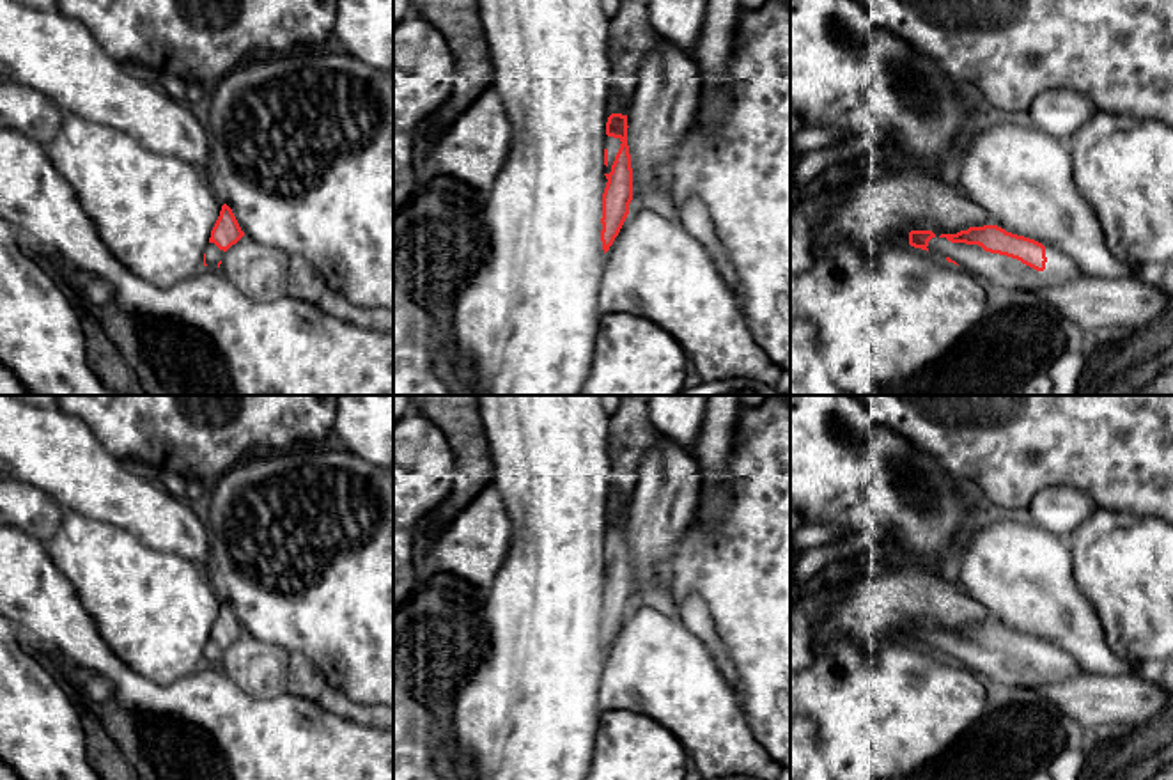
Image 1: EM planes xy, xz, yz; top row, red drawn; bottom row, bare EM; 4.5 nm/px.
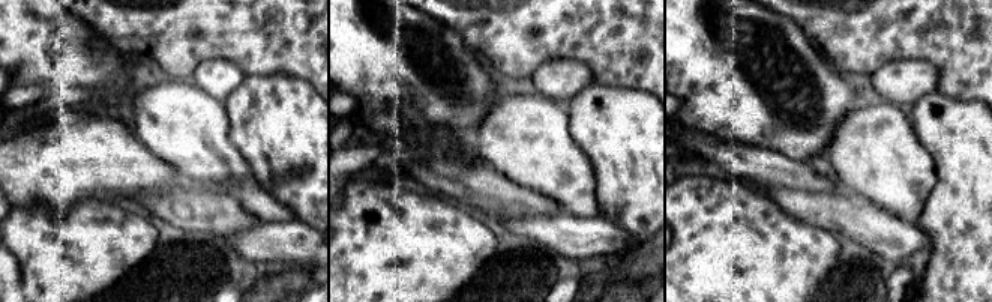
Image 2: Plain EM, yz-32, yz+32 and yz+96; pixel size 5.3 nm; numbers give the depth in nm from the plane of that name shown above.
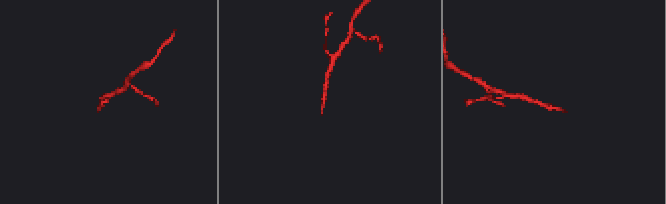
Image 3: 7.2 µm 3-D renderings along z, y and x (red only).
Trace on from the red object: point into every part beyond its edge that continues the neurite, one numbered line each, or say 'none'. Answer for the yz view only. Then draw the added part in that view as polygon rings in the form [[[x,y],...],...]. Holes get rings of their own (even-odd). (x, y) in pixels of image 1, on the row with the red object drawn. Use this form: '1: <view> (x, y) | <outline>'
1: yz (1060, 268) | [[[939,236],[932,238],[927,248],[941,259],[950,257],[980,280],[1021,292],[1028,292],[1037,287],[1061,285],[1070,280],[1088,277],[1077,268],[1070,255],[1054,246],[1045,246],[1047,262],[1044,271],[1037,271],[1017,259],[985,252],[978,245],[952,243]]]

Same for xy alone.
1: xy (213, 254) | [[[209,243],[206,248],[206,264],[218,268],[218,262],[223,259],[225,252],[220,250],[214,243]]]

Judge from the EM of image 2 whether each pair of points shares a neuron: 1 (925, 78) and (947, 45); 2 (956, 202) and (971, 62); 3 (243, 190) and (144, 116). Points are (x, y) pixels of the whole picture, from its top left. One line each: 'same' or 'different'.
1: different
2: different
3: same

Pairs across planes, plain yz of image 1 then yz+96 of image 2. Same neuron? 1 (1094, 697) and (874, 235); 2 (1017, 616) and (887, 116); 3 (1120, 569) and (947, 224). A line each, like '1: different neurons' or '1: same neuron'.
1: same neuron
2: same neuron
3: same neuron

